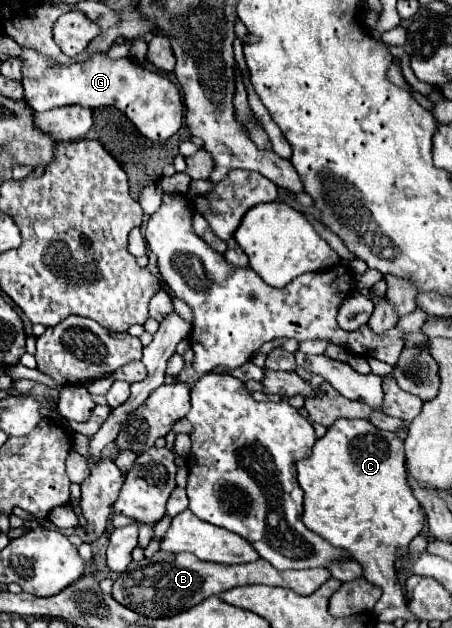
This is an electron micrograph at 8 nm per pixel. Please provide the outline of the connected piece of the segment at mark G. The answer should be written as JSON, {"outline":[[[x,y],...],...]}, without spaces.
{"outline":[[[22,47],[22,85],[24,99],[34,111],[48,111],[66,105],[88,109],[116,107],[144,137],[152,141],[166,141],[182,125],[184,105],[176,85],[166,75],[148,71],[128,57],[112,59],[108,53],[94,53],[86,63],[56,65],[52,59],[46,59],[46,55],[38,55],[34,47]]]}

